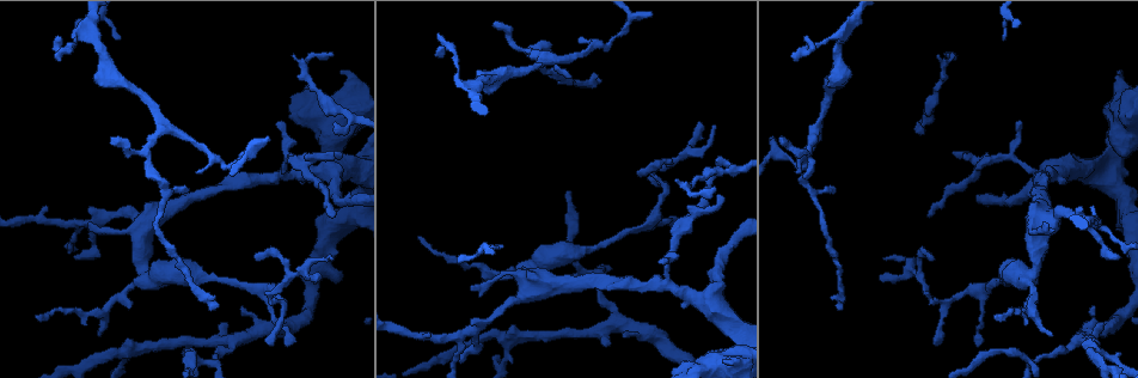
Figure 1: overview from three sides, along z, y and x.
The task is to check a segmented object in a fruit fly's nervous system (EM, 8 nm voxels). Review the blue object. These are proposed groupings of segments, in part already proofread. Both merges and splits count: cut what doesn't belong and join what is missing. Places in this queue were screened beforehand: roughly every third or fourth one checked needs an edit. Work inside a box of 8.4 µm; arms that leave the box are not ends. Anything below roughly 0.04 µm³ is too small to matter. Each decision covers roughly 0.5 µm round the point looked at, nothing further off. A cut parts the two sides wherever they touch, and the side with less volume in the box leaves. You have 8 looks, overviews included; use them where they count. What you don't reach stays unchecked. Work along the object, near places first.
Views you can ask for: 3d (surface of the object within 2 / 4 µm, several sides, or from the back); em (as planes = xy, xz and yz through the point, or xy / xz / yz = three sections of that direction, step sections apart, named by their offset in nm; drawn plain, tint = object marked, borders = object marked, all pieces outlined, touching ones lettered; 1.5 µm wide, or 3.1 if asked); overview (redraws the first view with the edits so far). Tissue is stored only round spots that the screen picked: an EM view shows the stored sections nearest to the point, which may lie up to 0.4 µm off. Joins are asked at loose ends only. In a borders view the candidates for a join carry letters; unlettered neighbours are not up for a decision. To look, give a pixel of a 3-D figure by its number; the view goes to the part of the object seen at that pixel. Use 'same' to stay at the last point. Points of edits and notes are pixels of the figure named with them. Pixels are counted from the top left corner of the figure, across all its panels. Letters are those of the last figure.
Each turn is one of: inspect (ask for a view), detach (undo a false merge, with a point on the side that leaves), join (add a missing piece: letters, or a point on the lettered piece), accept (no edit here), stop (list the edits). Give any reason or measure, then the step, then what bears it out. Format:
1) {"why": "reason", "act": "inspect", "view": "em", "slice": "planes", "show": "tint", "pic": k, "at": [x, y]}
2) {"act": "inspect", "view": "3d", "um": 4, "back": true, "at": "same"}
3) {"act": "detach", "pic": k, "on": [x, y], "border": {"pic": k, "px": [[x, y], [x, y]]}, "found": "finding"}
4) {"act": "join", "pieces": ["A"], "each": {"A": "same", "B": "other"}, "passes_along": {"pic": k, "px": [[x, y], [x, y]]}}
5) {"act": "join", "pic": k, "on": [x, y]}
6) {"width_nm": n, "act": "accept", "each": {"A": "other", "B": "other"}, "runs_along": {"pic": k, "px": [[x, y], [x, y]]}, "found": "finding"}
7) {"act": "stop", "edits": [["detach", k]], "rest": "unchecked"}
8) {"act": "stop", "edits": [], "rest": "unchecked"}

{"why": "an open end", "act": "inspect", "view": "3d", "um": 4, "pic": 1, "at": [1051, 336]}

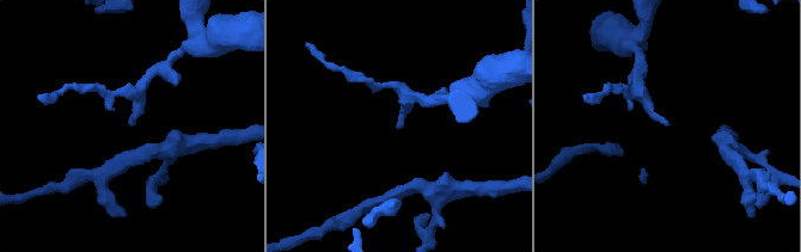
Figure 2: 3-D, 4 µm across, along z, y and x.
{"act": "inspect", "view": "em", "slice": "xy", "step": 4, "show": "borders", "pic": 2, "at": [399, 128]}

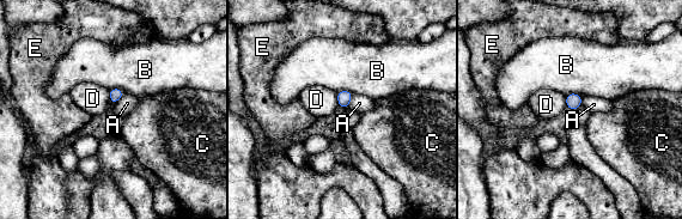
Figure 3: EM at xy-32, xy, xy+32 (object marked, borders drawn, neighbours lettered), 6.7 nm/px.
{"why": "cut it another way", "act": "inspect", "view": "em", "slice": "planes", "show": "borders", "at": "same"}

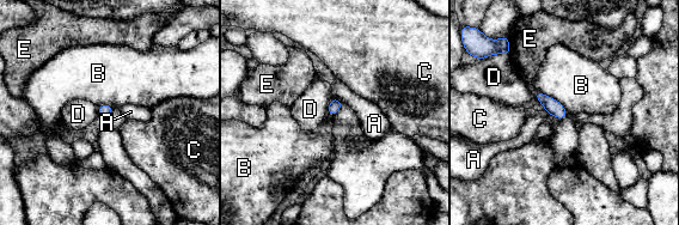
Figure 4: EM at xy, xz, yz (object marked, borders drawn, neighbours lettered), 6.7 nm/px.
{"act": "accept", "each": {"A": "other", "B": "other", "C": "other", "D": "other", "E": "other"}, "border": {"pic": 4, "px": [[537, 89], [554, 97], [568, 113]]}, "found": "none of them fits"}

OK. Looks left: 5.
{"why": "sharp bend", "act": "inspect", "view": "em", "slice": "xy", "step": 8, "show": "tint", "pic": 1, "at": [608, 40]}

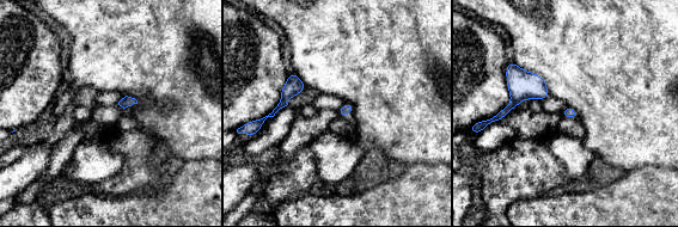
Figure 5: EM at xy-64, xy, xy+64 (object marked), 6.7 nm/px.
{"why": "cut it another way", "act": "inspect", "view": "em", "slice": "planes", "show": "borders", "at": "same"}

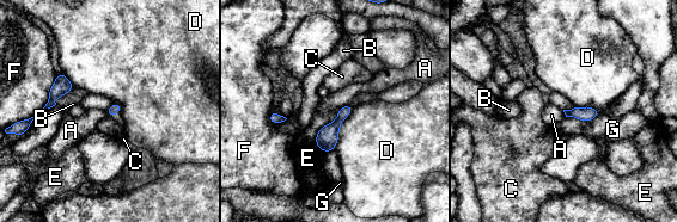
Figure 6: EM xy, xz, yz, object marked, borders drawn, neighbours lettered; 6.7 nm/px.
{"act": "accept", "each": {"A": "other", "B": "other", "C": "other", "D": "other", "E": "other", "F": "other", "G": "other"}, "found": "continuous, no second neuron"}

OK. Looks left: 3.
{"why": "thin end", "act": "inspect", "view": "3d", "um": 2, "pic": 1, "at": [780, 137]}

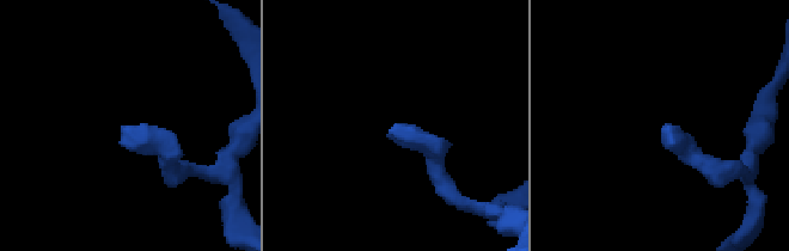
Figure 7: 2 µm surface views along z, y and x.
{"why": "shape alone is not enough", "act": "inspect", "view": "em", "slice": "yz", "step": 4, "show": "borders", "pic": 7, "at": [125, 126]}

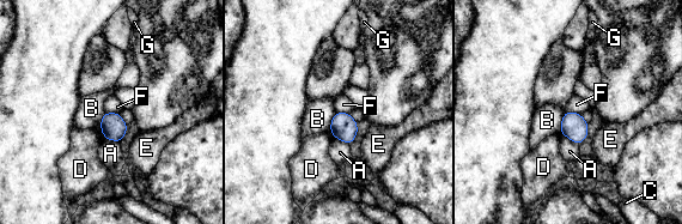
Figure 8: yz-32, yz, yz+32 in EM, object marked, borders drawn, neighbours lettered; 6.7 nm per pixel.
{"why": "cut it another way", "act": "inspect", "view": "em", "slice": "planes", "show": "borders", "at": "same"}

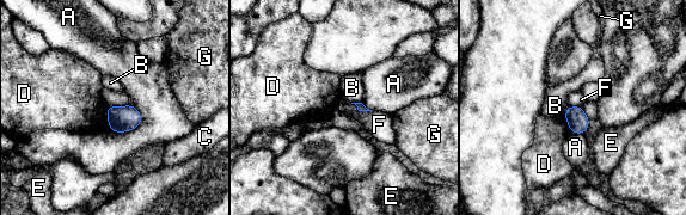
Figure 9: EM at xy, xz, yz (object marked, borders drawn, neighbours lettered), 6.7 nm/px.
{"act": "accept", "each": {"A": "other", "B": "other", "C": "other", "D": "other", "E": "other", "F": "other", "G": "other"}, "found": "no lettered piece goes on from it"}

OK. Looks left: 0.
{"act": "stop", "edits": [], "rest": "unchecked"}

